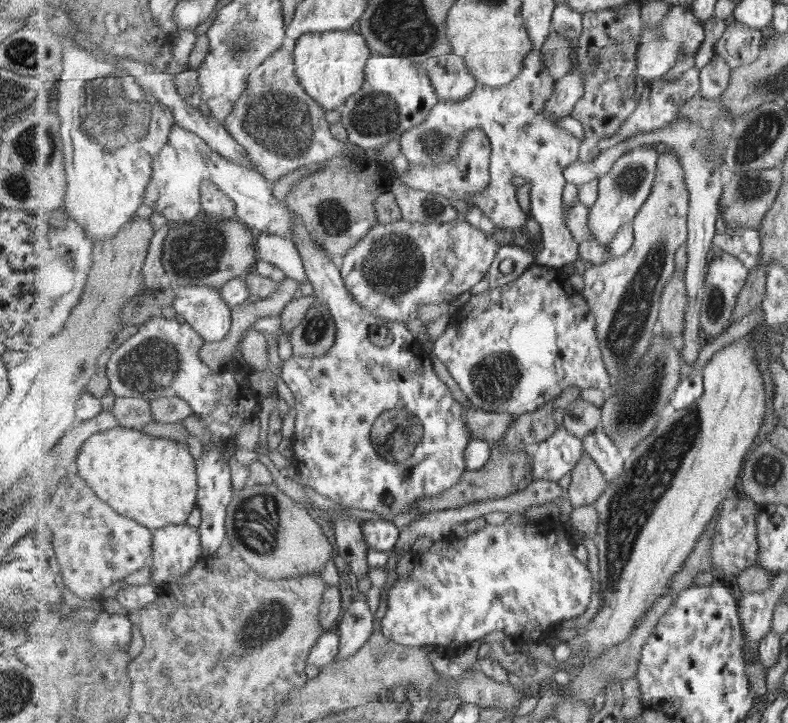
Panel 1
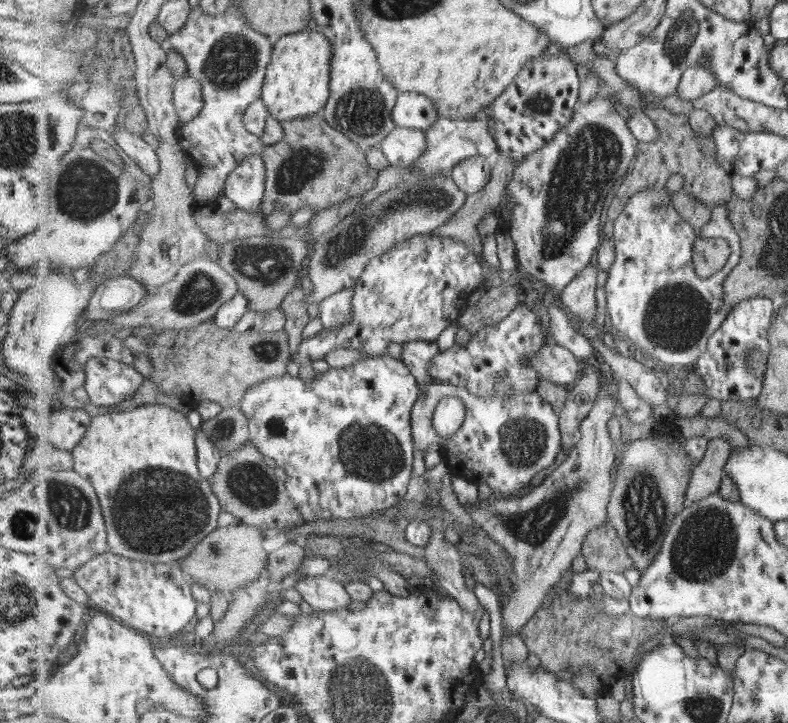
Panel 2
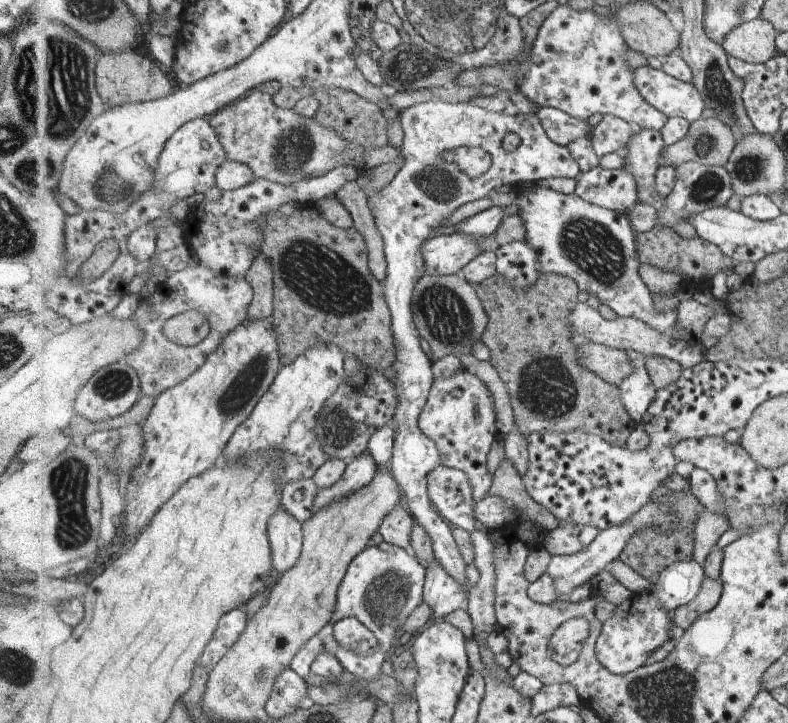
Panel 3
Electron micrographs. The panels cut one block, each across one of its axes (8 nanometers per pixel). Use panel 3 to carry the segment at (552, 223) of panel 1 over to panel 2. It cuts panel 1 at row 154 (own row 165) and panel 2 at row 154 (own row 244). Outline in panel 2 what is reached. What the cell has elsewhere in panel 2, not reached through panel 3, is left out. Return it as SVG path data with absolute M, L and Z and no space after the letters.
M395 128L381 144L391 166L407 168L428 150L427 131L417 128Z

